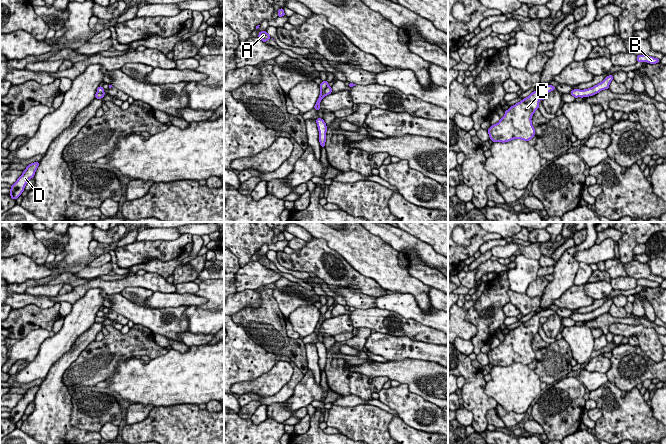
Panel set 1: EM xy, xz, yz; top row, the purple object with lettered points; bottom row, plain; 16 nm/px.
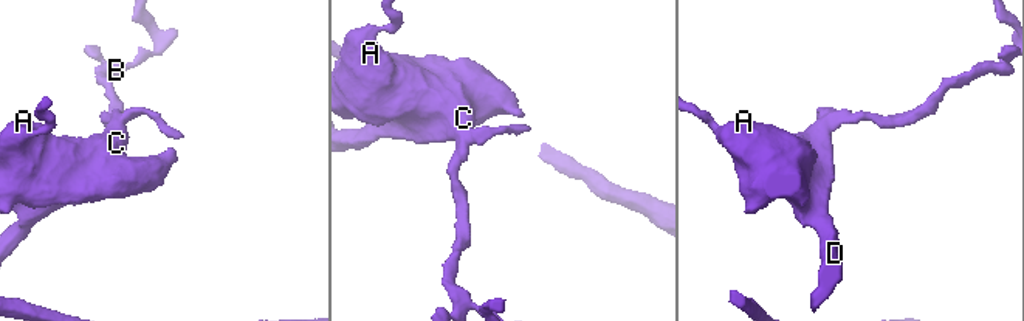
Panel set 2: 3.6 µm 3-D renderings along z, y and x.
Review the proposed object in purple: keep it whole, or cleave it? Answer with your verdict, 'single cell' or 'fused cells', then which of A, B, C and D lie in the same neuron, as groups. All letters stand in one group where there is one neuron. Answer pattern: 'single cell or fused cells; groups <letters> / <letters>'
fused cells; groups A C D / B

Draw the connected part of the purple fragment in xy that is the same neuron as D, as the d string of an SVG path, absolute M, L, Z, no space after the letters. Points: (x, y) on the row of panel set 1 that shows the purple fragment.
M34 162L27 165L27 168L23 170L23 174L17 179L17 181L11 186L10 196L12 199L16 200L21 196L27 182L34 177L37 167L40 162Z

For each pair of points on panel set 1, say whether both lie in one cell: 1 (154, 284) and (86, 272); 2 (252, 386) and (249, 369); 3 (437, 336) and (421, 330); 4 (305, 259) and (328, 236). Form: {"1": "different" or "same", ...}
{"1": "different", "2": "different", "3": "same", "4": "different"}

